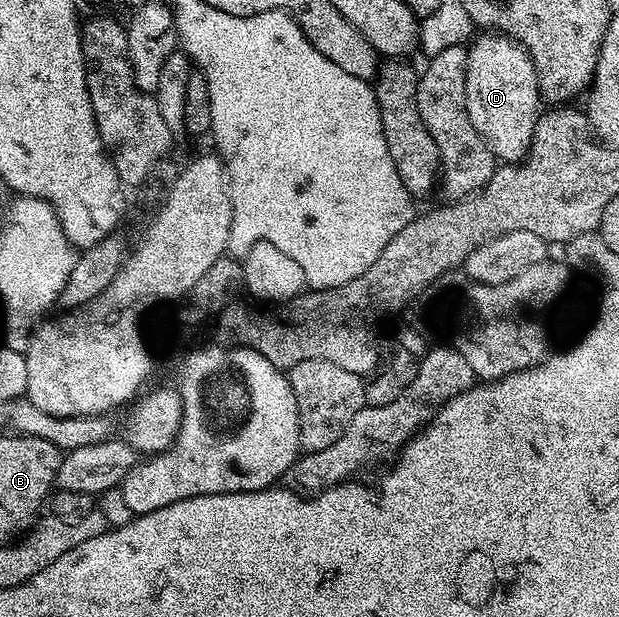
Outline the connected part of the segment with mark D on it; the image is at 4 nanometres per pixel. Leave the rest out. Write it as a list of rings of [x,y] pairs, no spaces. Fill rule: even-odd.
[[[478,36],[467,45],[466,110],[470,114],[470,122],[474,122],[474,130],[478,130],[497,161],[523,161],[532,145],[534,126],[542,111],[540,83],[532,59],[527,48],[508,36]]]

